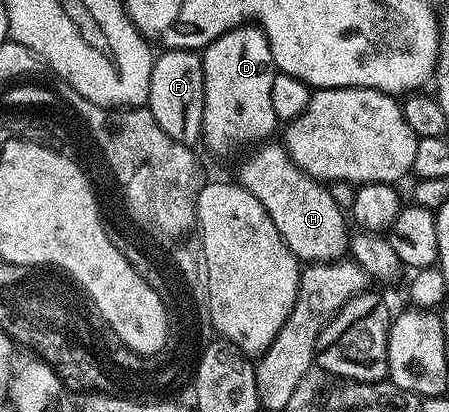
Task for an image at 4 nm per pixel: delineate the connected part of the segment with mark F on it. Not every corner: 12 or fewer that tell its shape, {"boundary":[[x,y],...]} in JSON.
{"boundary":[[153,58],[148,108],[180,145],[203,134],[203,63]]}

